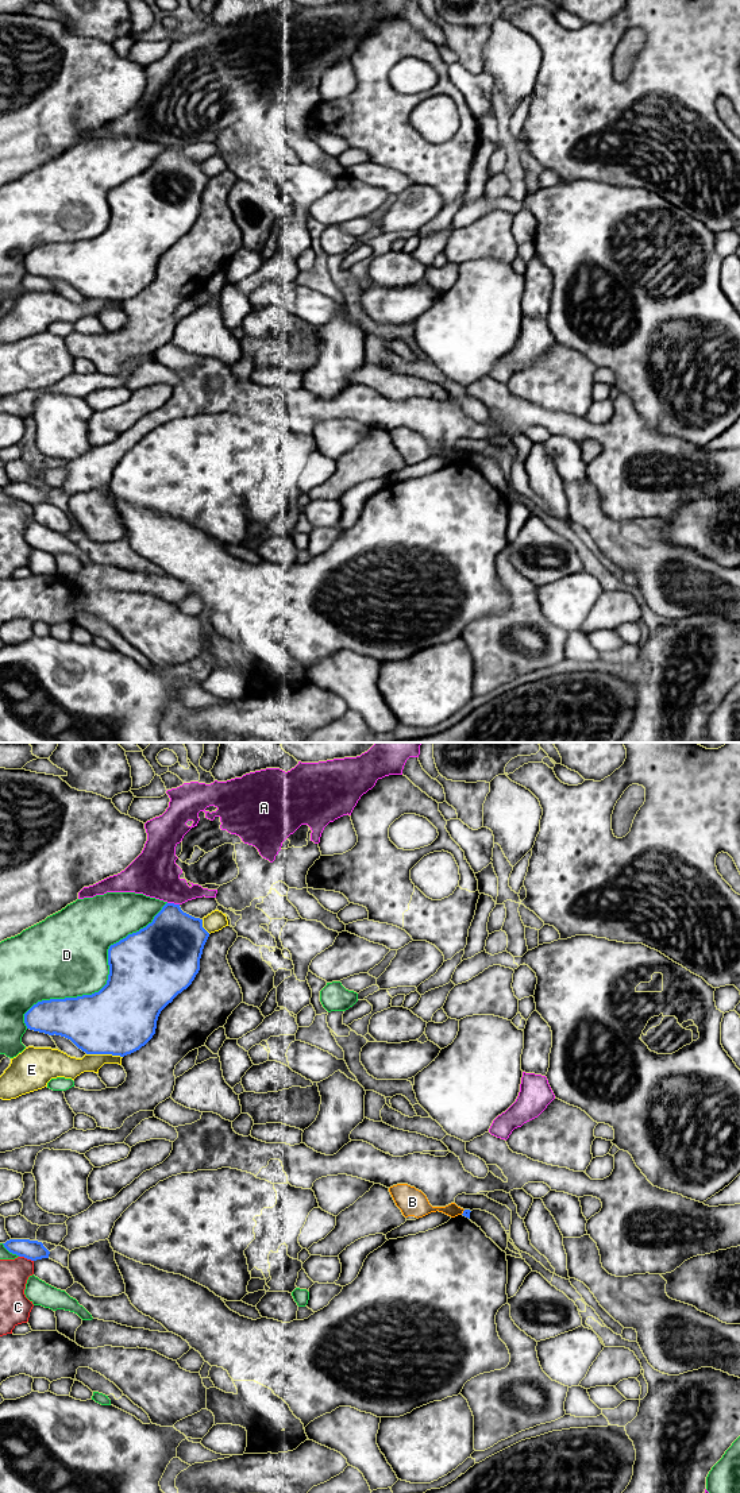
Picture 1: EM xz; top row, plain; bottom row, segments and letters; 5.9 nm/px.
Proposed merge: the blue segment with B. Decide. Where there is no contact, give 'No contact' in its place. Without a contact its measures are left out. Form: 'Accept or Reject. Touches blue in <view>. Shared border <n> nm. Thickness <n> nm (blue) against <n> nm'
Reject. Touches blue in xz. Shared border 40 nm. Thickness 50 nm (blue) against 90 nm

